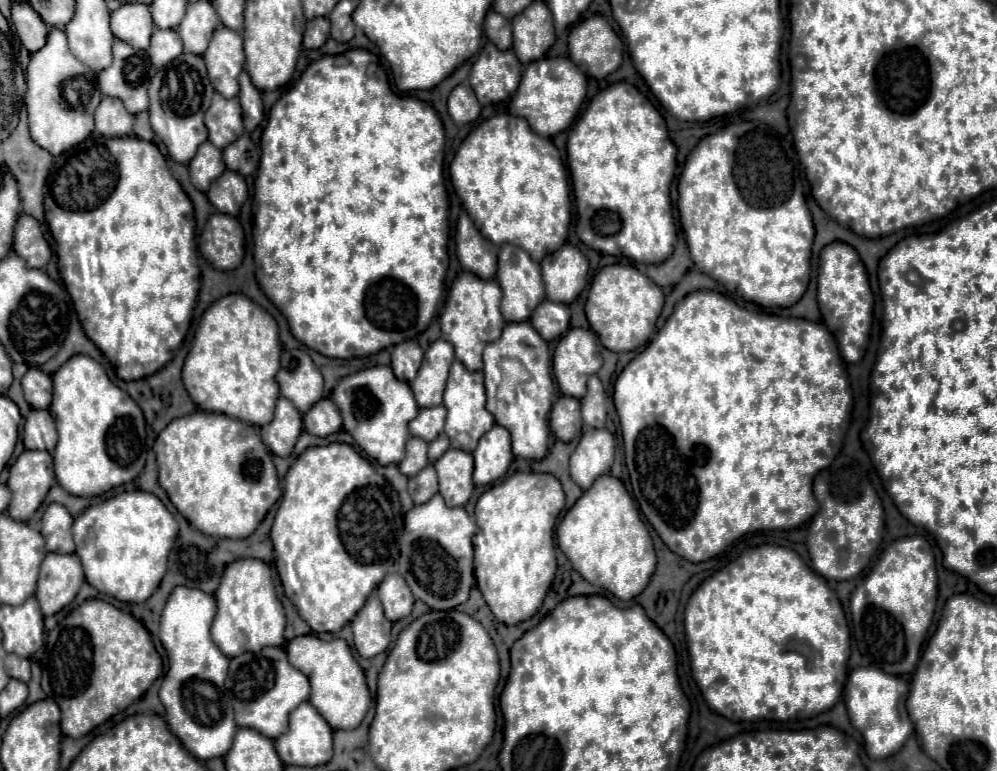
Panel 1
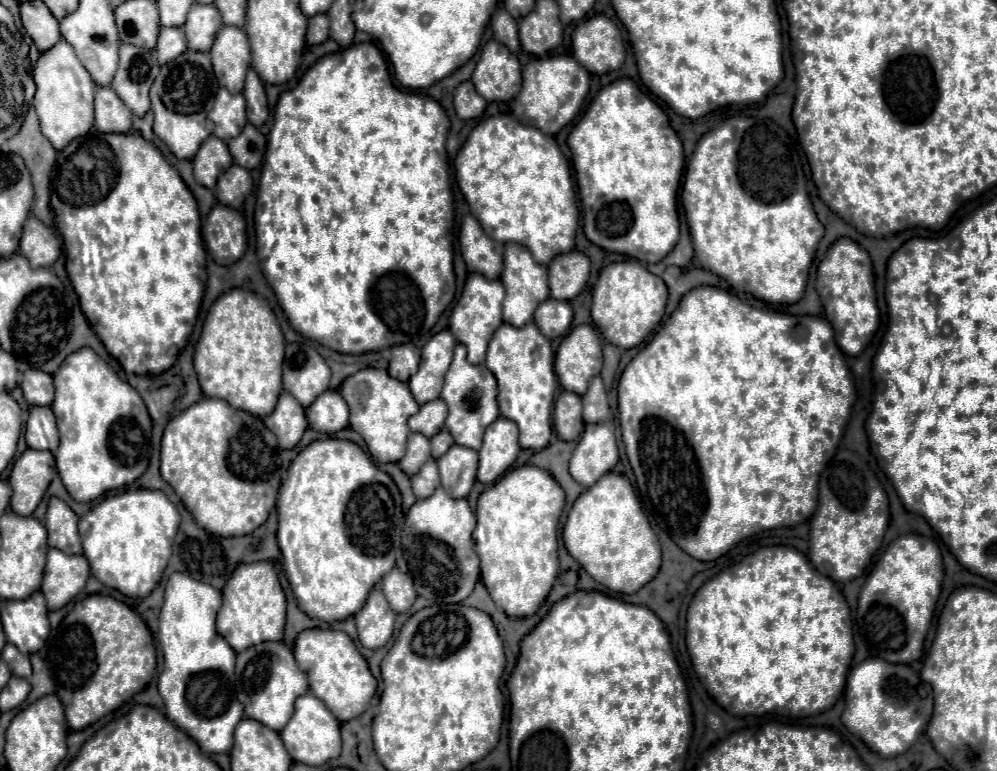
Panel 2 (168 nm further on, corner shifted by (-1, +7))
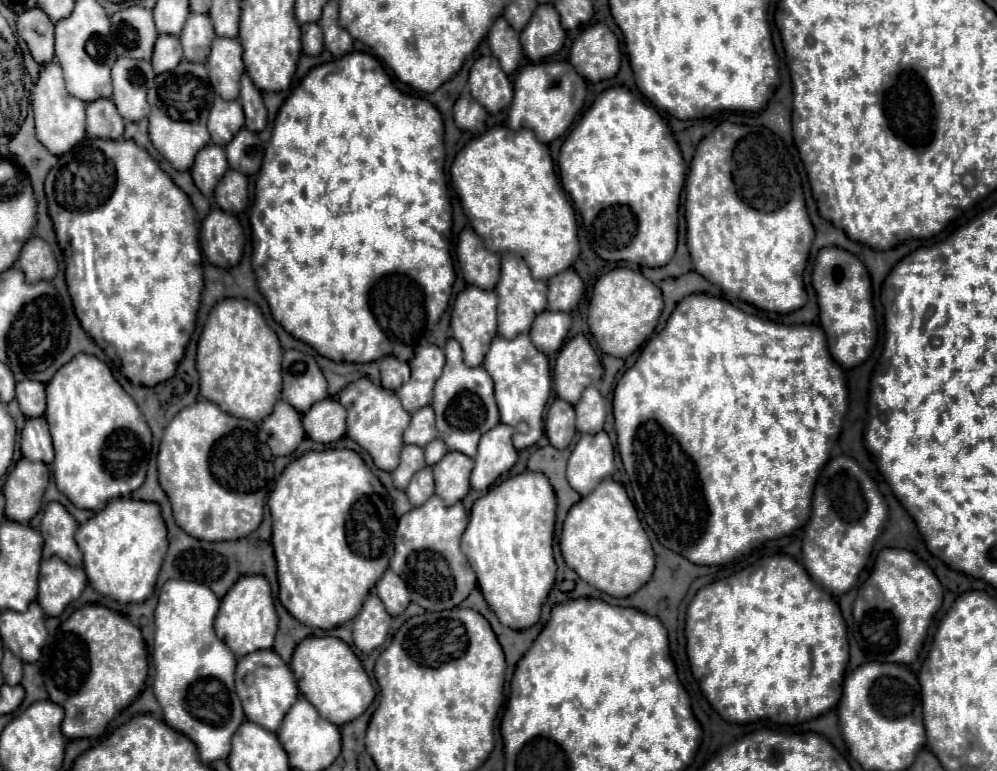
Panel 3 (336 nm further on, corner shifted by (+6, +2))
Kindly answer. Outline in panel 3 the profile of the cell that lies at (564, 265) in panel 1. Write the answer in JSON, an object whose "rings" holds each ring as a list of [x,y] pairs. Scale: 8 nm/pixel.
{"rings":[[[573,268],[553,276],[547,282],[547,286],[549,286],[549,294],[547,294],[549,310],[571,312],[583,294],[583,280],[579,278],[579,274]]]}

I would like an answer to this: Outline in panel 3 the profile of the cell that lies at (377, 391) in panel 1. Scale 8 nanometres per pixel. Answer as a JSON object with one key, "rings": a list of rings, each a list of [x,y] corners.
{"rings":[[[359,378],[345,386],[337,398],[347,410],[347,436],[369,452],[379,470],[393,472],[399,464],[399,452],[403,448],[403,430],[409,426],[411,418],[411,414],[401,406],[397,394],[375,386],[369,378]]]}

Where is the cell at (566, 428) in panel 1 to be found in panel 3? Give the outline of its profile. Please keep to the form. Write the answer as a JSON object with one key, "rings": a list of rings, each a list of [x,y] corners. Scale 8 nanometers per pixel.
{"rings":[[[557,398],[549,406],[545,418],[545,434],[555,448],[563,450],[569,446],[569,442],[575,436],[575,410],[569,402]]]}

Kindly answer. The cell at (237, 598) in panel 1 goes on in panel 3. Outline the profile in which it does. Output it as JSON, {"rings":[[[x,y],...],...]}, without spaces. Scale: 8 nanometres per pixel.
{"rings":[[[241,576],[221,600],[221,608],[215,618],[215,634],[221,638],[229,650],[239,658],[253,650],[263,650],[273,646],[277,632],[277,612],[273,606],[271,588],[265,576]]]}

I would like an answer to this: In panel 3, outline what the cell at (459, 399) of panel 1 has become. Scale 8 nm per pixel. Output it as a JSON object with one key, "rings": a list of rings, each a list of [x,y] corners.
{"rings":[[[457,340],[447,342],[445,356],[447,356],[447,362],[441,378],[435,384],[435,394],[431,404],[437,416],[439,438],[447,444],[449,450],[457,450],[473,458],[477,454],[477,442],[481,434],[485,434],[487,430],[499,424],[499,412],[493,396],[493,380],[489,378],[485,368],[465,366],[463,352]]]}

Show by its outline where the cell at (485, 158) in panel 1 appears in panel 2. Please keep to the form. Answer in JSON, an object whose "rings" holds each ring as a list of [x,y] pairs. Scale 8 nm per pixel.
{"rings":[[[496,115],[478,123],[462,149],[454,159],[456,181],[470,205],[472,215],[480,221],[482,229],[494,241],[520,243],[530,249],[532,257],[540,265],[550,265],[550,261],[574,249],[578,209],[574,207],[574,187],[566,157],[562,155],[554,137],[540,133],[540,129],[520,125],[512,115]]]}

